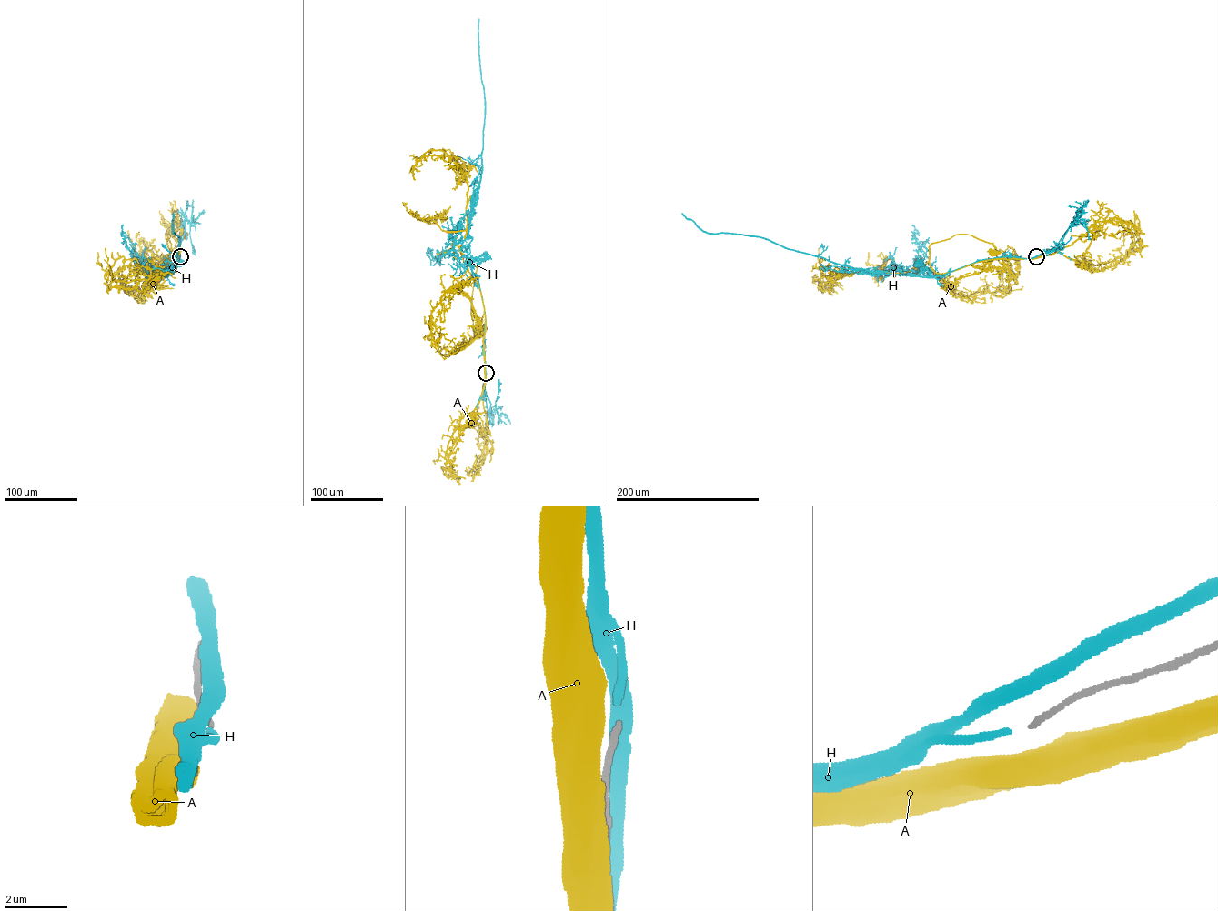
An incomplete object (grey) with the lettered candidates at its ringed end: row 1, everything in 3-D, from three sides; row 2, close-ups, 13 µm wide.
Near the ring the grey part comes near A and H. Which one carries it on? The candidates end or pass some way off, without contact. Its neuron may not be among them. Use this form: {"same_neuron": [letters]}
{"same_neuron": []}

